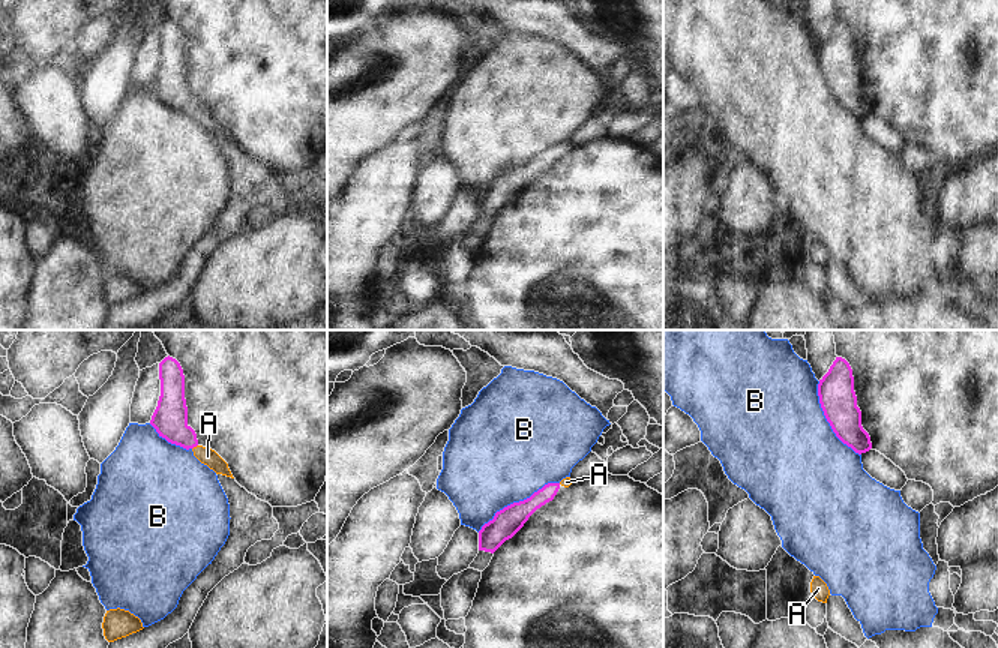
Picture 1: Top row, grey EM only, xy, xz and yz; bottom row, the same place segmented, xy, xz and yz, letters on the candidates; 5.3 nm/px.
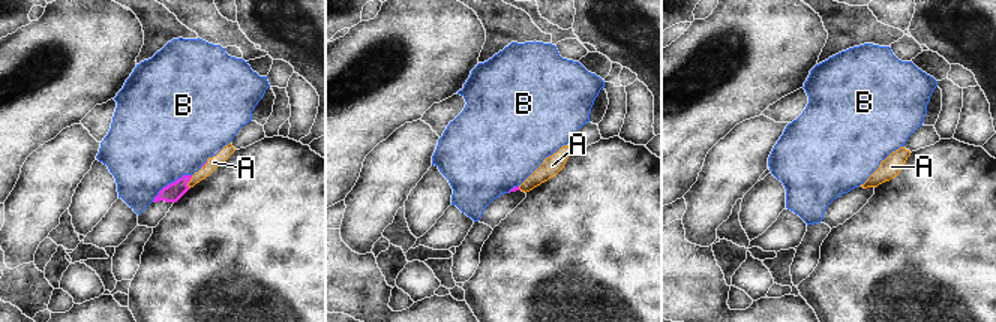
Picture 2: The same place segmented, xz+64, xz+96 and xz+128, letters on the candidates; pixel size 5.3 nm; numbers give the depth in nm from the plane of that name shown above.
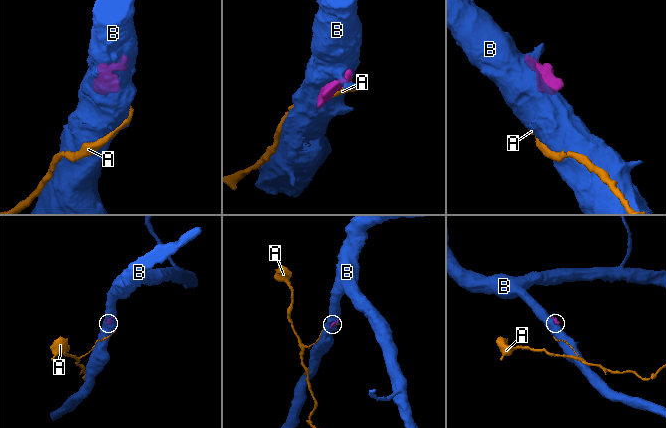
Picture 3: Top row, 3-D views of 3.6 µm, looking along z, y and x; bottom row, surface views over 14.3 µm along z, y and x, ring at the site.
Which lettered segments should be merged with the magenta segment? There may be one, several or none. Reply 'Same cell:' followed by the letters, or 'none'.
Same cell: A

